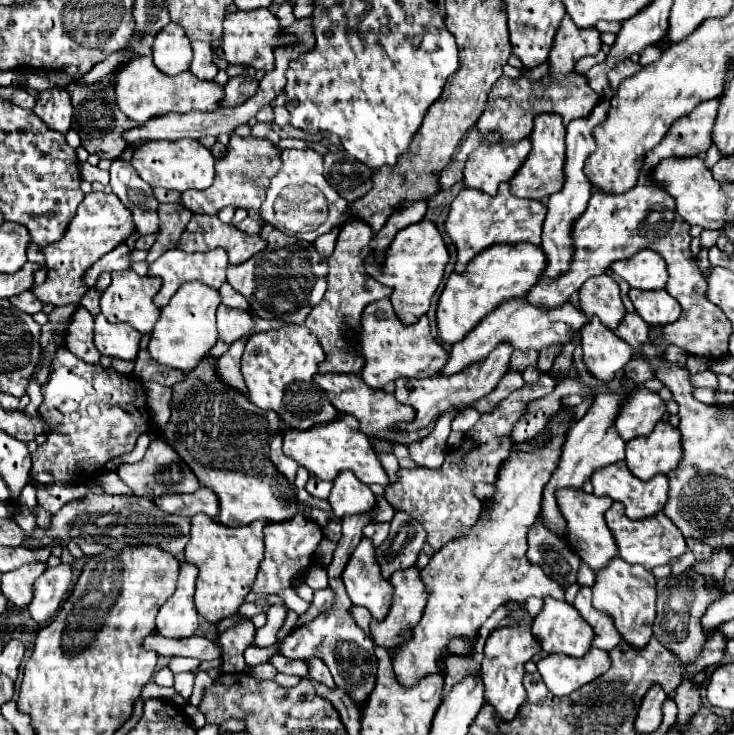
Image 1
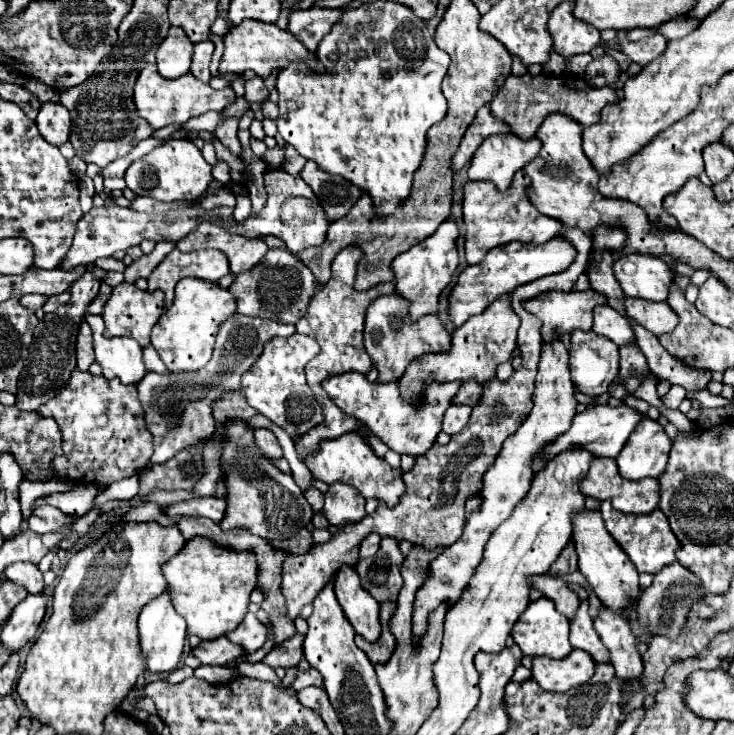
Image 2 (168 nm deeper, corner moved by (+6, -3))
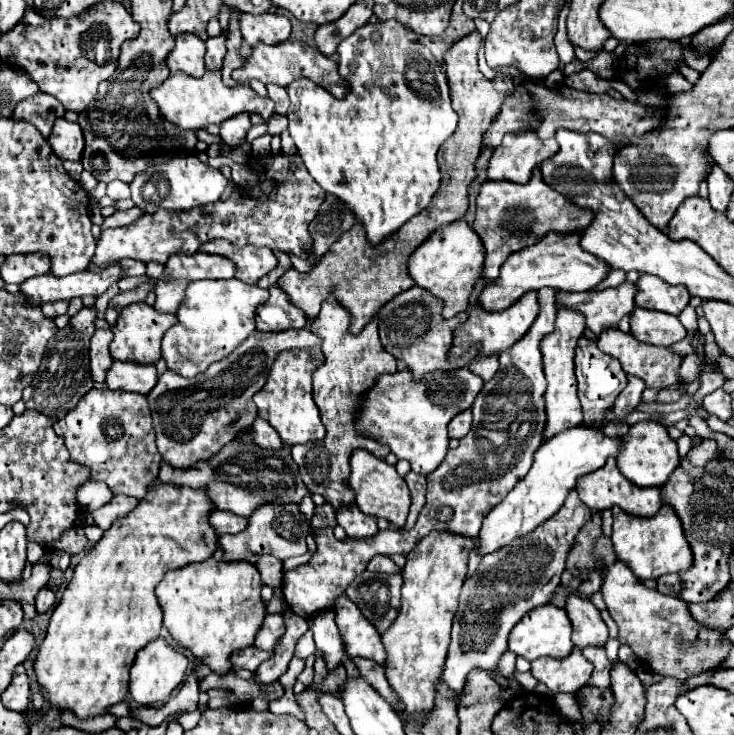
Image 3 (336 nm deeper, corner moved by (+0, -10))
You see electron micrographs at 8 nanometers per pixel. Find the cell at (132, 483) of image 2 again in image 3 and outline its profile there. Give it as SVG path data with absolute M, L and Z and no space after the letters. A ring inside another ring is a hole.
M311 329L281 331L275 335L255 331L227 355L227 359L213 363L195 379L183 379L173 371L165 371L155 385L155 391L147 395L163 461L187 469L191 463L211 459L223 445L251 429L251 423L257 417L253 395L263 389L275 357L285 349L307 349L315 345L321 345L321 339L311 333Z

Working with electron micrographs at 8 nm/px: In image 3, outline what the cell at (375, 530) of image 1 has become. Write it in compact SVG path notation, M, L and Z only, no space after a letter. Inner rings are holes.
M375 555L375 559L371 559L371 563L367 565L367 571L371 571L371 573L399 573L401 569L389 557Z

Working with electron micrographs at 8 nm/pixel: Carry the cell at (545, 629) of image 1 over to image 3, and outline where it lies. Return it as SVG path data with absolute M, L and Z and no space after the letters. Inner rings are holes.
M543 605L543 607L535 607L531 611L531 615L525 615L513 629L509 635L509 651L513 651L515 655L525 657L527 661L535 661L539 657L555 657L555 659L563 659L571 653L573 643L571 643L571 623L567 619L565 609L555 607L555 605Z

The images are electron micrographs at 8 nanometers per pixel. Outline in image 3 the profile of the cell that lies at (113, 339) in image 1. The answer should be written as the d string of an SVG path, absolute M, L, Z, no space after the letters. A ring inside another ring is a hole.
M115 361L107 373L107 387L113 391L133 391L147 395L157 381L155 365L139 363L119 363Z

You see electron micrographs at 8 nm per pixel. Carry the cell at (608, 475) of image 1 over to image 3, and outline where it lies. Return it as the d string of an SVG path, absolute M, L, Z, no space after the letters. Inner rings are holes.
M609 457L607 463L601 469L587 473L587 475L577 479L577 495L591 511L603 511L603 509L611 509L611 507L617 505L625 513L631 513L631 515L637 515L637 517L653 517L659 511L659 507L663 505L661 493L659 493L657 487L637 487L635 483L631 483L619 471L617 461L613 457Z

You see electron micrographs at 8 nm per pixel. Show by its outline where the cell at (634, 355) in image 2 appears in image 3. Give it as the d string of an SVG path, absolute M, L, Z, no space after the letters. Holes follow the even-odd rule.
M629 377L627 387L619 393L619 397L617 397L615 405L613 405L613 415L623 421L629 413L633 413L637 409L637 405L641 403L643 389L645 389L645 383L641 379Z

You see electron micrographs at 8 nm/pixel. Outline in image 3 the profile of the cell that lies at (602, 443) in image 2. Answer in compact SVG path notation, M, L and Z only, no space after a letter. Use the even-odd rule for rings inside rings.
M581 425L547 439L543 447L539 447L539 451L535 453L535 463L531 471L525 475L525 479L521 479L509 491L509 495L483 519L481 531L477 535L479 541L477 553L479 555L493 553L509 545L513 539L525 537L535 527L545 523L561 509L561 505L567 499L567 493L575 489L577 477L593 473L599 467L603 467L605 459L617 457L621 445L623 445L621 439L607 439L607 435L603 435L603 429L587 431L587 427Z

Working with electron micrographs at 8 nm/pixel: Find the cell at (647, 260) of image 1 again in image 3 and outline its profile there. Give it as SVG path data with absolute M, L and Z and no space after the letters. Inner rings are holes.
M641 275L637 281L637 307L679 315L689 305L689 291L683 285L669 285L655 275Z

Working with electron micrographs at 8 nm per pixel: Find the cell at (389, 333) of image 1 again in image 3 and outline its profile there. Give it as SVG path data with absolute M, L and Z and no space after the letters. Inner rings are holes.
M411 287L391 299L379 311L379 337L395 359L401 359L411 367L415 379L423 379L427 373L445 369L449 363L449 349L453 347L453 329L457 325L455 319L443 319L443 301L433 297L429 291L421 287Z

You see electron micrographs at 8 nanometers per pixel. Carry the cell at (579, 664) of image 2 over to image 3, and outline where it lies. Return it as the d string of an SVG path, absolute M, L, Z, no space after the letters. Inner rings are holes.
M573 647L565 659L535 659L531 661L531 673L537 681L545 683L551 693L575 693L591 677L591 663L583 657L581 649Z

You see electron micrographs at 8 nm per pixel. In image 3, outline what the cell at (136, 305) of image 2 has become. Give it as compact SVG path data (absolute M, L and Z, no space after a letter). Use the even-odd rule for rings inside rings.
M135 303L125 307L119 313L119 319L113 327L113 341L111 341L111 355L117 361L131 361L131 363L157 363L161 359L161 339L169 327L175 325L175 315L159 313L147 303Z

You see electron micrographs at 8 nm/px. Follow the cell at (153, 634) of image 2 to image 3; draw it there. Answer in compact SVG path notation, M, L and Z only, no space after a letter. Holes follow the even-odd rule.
M161 637L151 641L143 651L139 651L133 667L131 667L131 677L129 677L129 695L137 705L143 707L159 707L163 705L173 689L177 689L187 673L187 657L179 653L177 649L169 647Z

